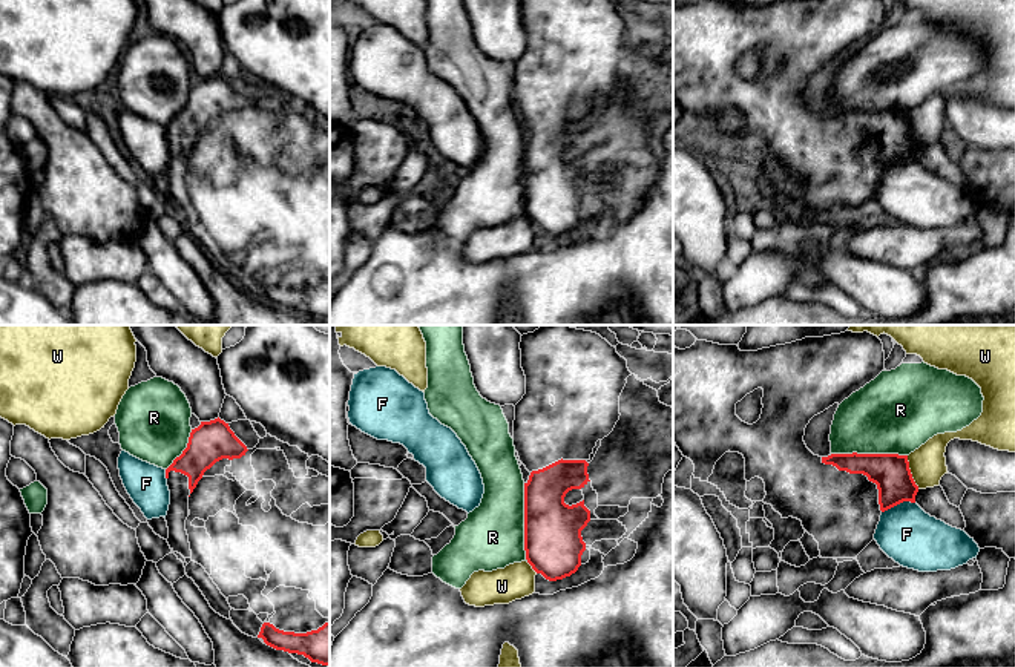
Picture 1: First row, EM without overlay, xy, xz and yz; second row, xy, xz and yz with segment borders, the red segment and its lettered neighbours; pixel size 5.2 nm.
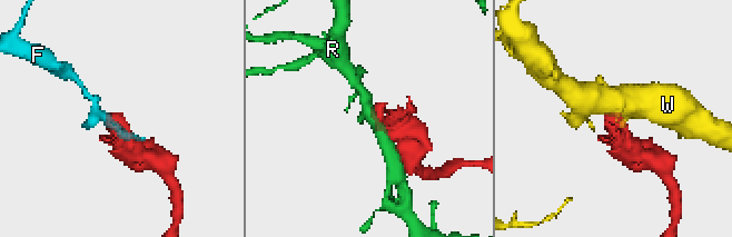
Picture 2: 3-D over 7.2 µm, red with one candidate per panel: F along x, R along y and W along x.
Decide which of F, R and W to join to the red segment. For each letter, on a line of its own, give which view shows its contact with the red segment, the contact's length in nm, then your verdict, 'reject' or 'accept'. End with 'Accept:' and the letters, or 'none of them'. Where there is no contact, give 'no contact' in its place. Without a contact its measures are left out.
F: meets red in yz; contact 190 nm long; reject
R: meets red in xz; contact 400 nm long; reject
W: meets red in yz; contact 190 nm long; reject
Accept: none of them

